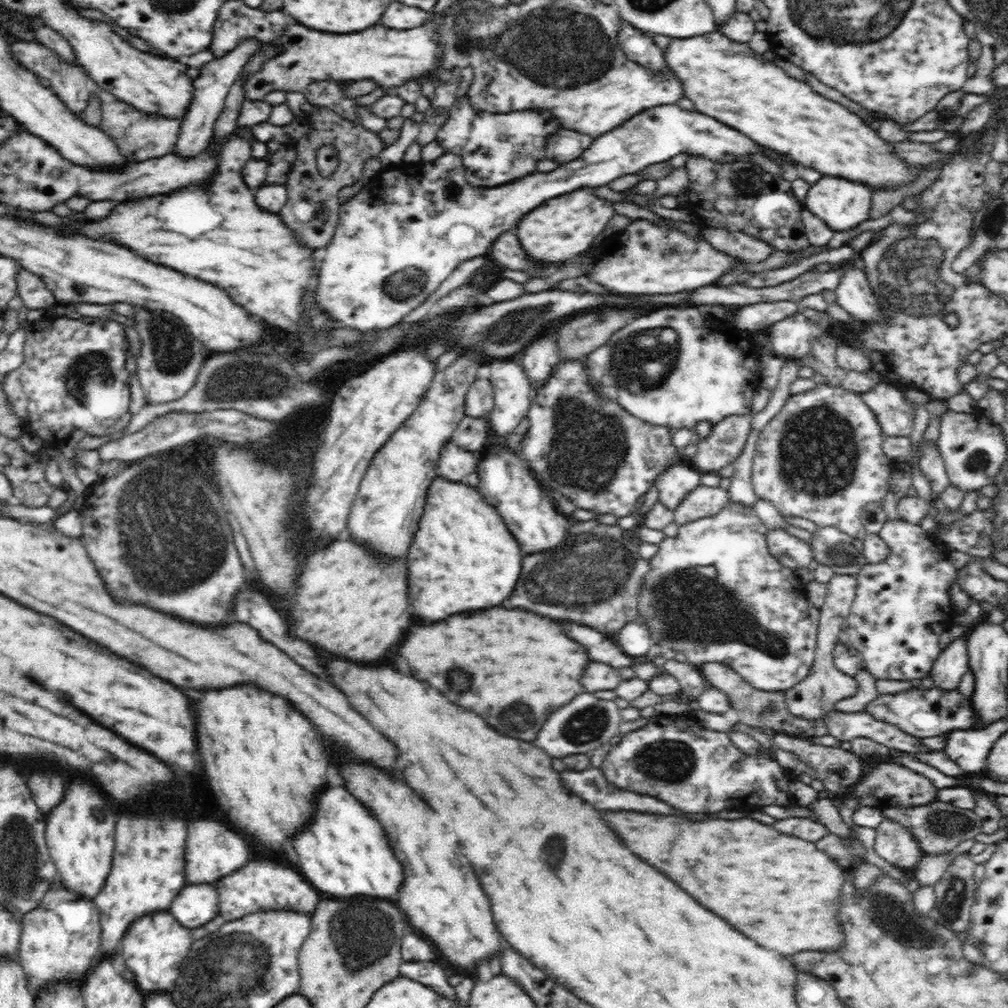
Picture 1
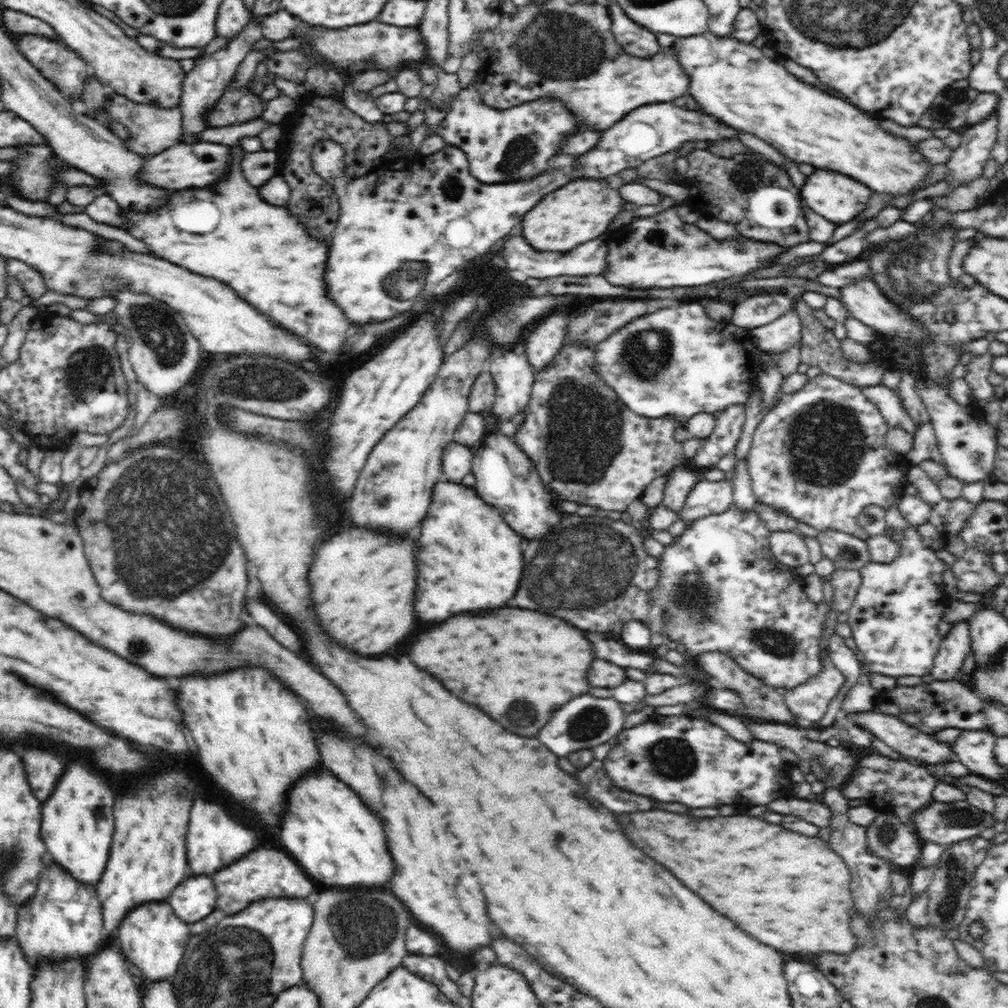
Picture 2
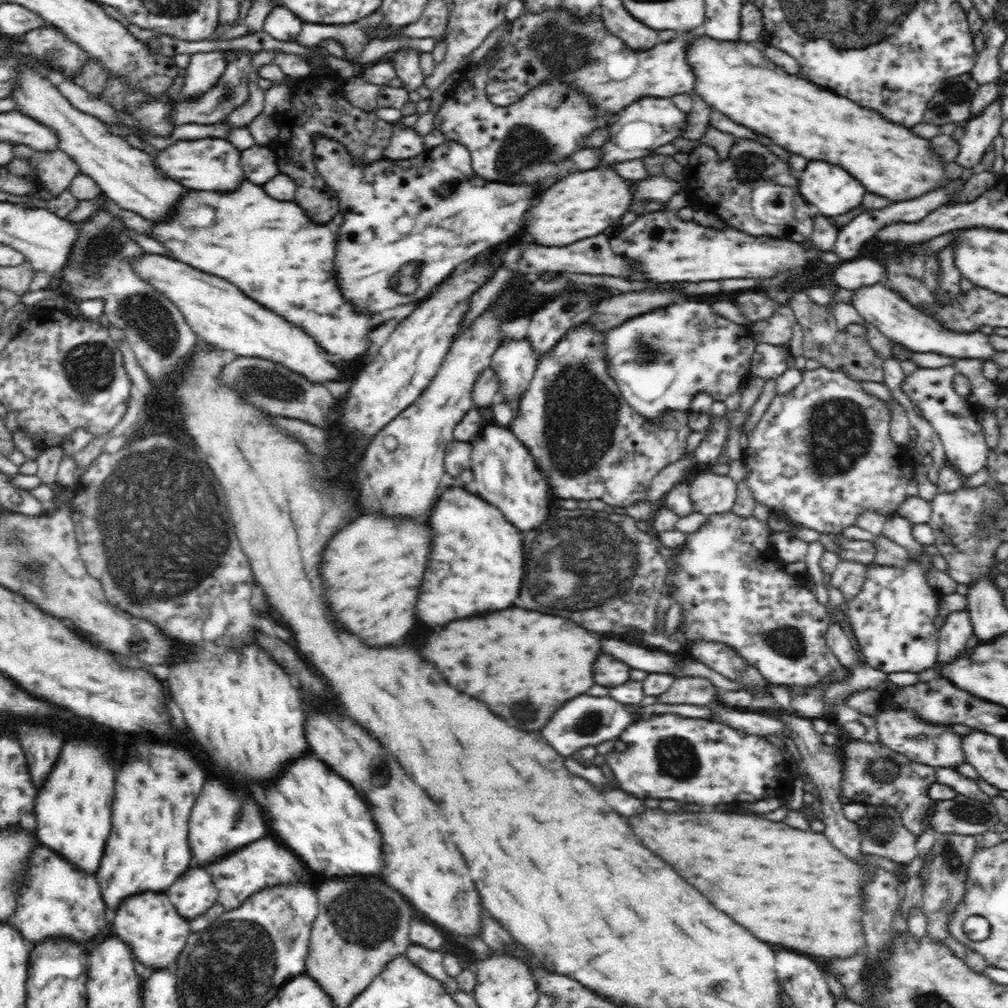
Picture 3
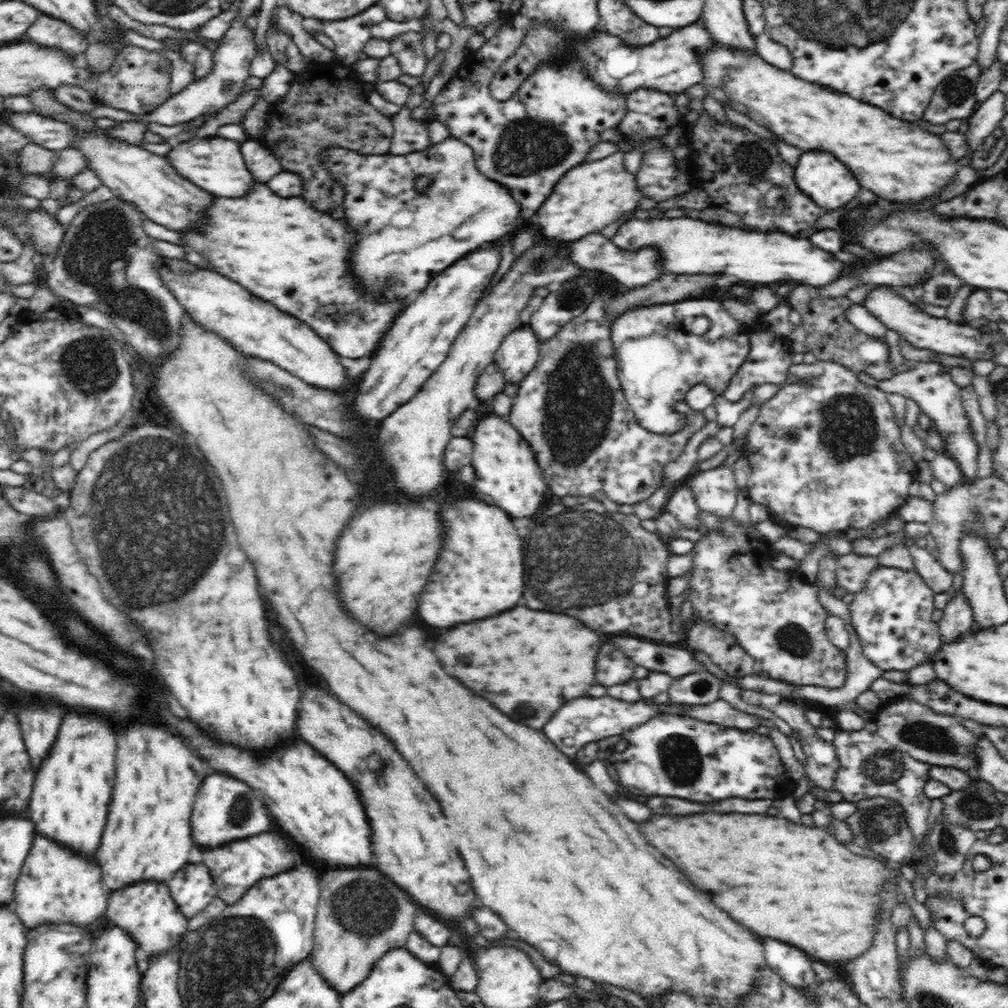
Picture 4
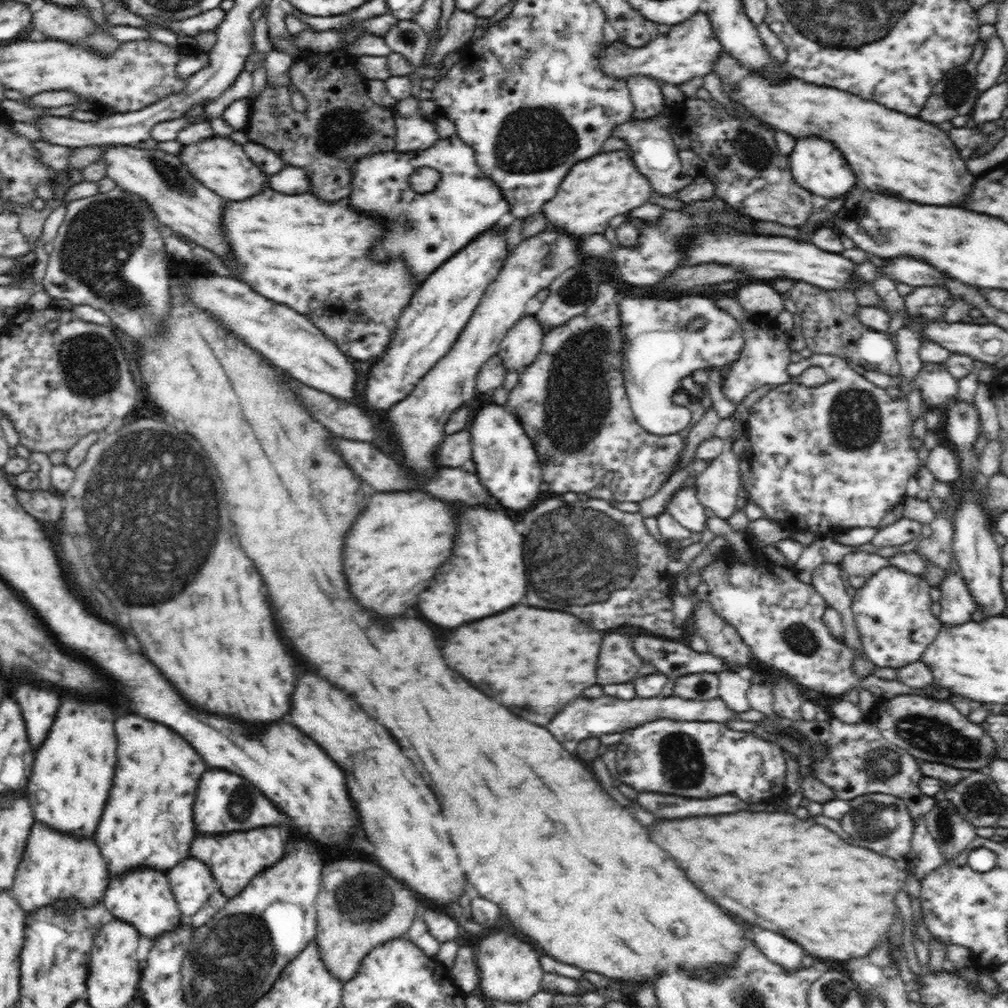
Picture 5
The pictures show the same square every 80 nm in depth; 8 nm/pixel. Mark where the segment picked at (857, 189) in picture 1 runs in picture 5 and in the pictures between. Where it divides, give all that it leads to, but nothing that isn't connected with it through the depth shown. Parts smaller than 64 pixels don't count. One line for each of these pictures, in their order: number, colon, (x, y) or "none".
2: (836, 197)
3: (831, 190)
4: (829, 183)
5: (816, 165)

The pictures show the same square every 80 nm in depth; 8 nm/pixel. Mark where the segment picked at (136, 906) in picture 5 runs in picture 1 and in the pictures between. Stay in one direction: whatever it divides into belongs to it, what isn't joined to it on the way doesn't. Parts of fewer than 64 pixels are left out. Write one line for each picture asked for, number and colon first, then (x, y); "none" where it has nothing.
1: (154, 948)
2: (153, 939)
3: (150, 924)
4: (146, 911)

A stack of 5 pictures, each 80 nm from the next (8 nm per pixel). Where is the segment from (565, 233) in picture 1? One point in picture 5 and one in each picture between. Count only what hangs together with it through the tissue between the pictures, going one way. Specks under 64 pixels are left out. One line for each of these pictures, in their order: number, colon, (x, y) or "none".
2: (579, 212)
3: (582, 205)
4: (588, 197)
5: (595, 190)

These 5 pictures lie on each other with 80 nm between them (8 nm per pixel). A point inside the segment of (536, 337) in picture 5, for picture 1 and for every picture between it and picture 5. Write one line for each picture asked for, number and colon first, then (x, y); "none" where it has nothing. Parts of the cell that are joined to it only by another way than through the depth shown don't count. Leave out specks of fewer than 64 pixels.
1: (513, 394)
2: (513, 377)
3: (515, 362)
4: (518, 354)

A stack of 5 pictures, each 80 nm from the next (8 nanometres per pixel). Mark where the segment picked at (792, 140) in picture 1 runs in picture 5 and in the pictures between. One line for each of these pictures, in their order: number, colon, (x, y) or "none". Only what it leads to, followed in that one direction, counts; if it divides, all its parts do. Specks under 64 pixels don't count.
2: (733, 81)
3: (734, 77)
4: (896, 160)
5: (888, 152)

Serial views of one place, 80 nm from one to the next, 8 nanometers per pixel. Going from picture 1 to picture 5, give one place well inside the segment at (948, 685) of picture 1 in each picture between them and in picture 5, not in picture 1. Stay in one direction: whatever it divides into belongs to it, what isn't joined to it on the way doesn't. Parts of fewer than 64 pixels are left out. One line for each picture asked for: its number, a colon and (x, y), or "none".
2: (954, 647)
3: (954, 634)
4: (957, 618)
5: (957, 605)

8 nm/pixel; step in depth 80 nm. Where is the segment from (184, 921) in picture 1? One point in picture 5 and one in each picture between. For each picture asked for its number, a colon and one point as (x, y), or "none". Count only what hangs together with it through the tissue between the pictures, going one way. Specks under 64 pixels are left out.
2: (196, 897)
3: (192, 894)
4: (192, 888)
5: (191, 881)

